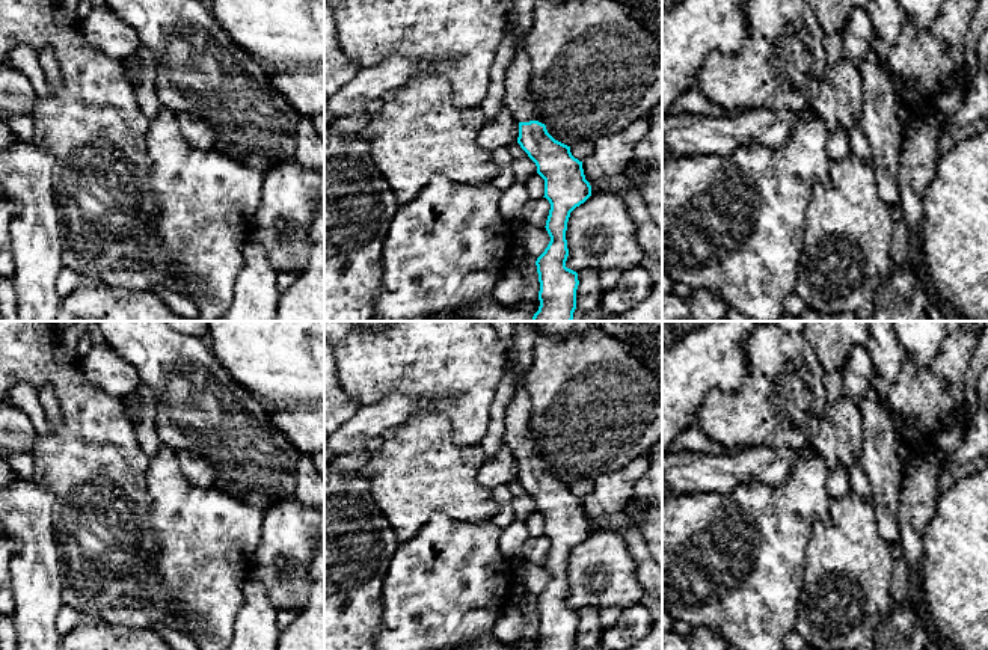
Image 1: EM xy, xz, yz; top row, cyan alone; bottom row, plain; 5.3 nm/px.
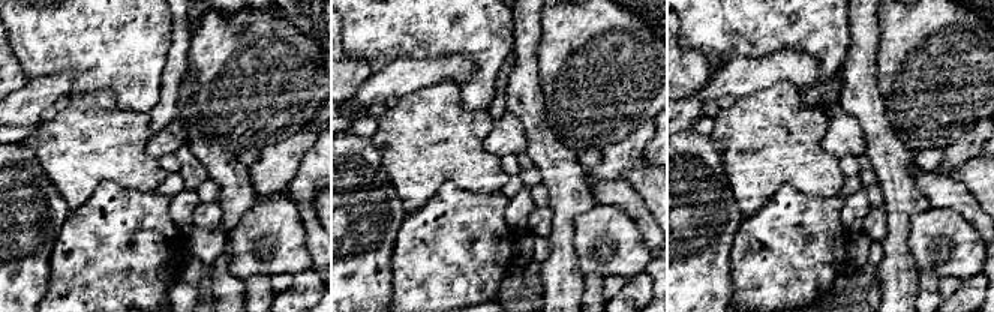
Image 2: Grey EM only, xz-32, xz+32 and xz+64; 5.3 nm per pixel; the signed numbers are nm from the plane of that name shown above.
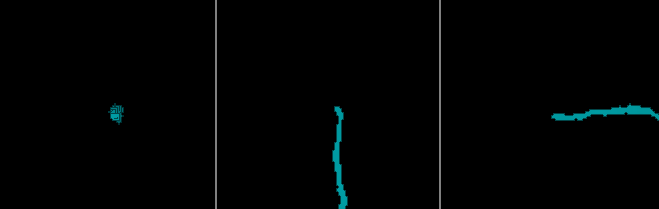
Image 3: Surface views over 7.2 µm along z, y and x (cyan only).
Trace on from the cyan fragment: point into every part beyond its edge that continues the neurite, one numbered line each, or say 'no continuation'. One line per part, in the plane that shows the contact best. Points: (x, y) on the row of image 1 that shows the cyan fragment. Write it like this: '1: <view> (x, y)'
1: xz (518, 97)

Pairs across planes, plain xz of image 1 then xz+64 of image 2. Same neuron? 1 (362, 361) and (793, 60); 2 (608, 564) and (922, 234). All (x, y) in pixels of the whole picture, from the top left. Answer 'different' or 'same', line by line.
1: different
2: same

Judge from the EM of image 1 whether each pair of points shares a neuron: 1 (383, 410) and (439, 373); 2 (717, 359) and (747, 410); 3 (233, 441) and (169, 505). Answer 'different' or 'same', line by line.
1: different
2: different
3: different

